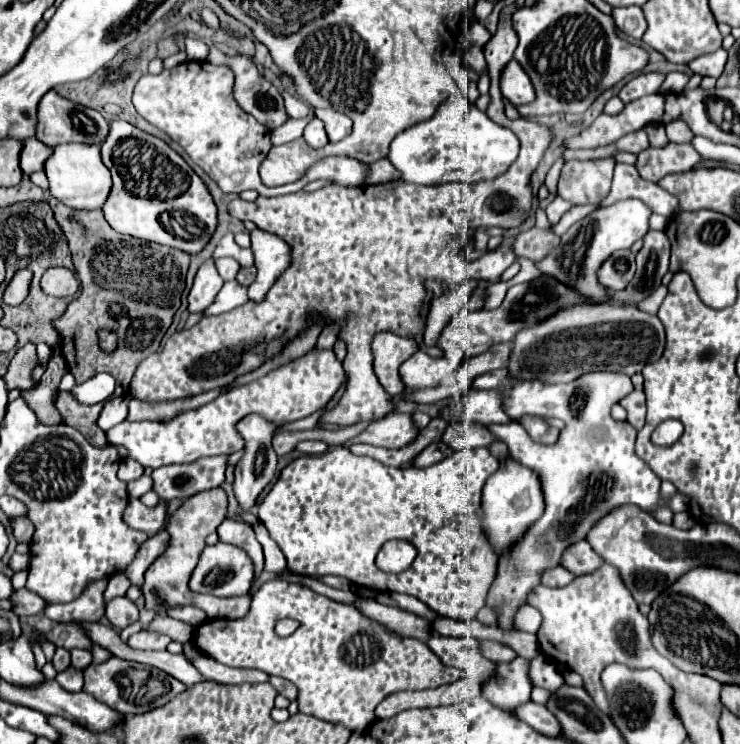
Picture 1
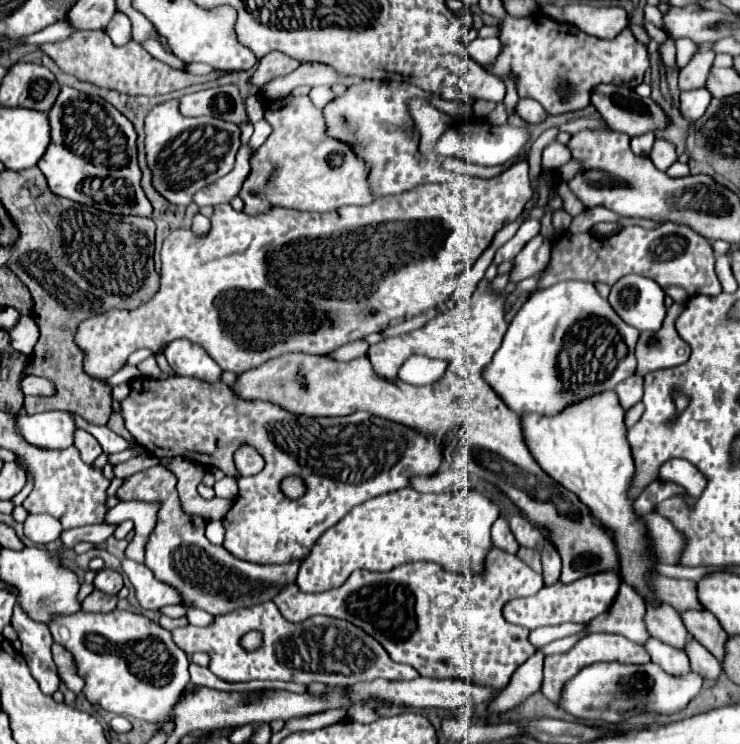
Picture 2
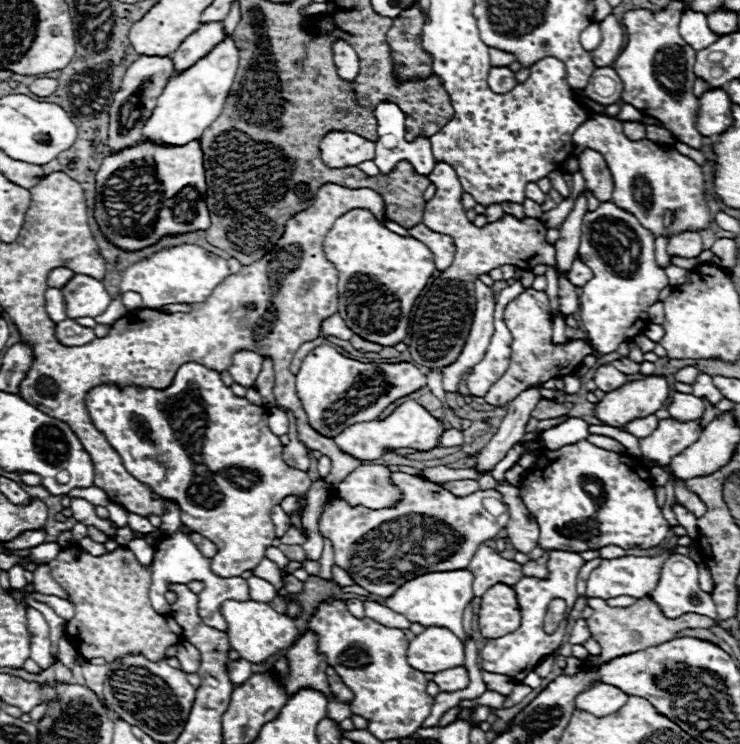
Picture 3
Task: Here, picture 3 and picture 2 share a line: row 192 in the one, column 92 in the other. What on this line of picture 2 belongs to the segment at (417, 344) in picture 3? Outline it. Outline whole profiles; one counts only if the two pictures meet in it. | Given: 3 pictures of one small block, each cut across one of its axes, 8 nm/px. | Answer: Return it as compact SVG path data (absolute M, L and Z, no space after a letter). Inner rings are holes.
M76 430L76 434L74 434L74 446L78 448L80 458L84 462L94 462L102 454L102 448L100 448L98 440L92 434L88 434L86 430Z

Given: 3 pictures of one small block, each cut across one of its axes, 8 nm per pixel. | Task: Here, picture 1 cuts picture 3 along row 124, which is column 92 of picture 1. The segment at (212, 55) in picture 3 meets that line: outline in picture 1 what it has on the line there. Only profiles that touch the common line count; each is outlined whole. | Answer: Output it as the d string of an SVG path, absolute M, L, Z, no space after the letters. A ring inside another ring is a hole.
M58 144L52 156L44 162L44 172L50 182L50 194L70 208L102 208L102 202L106 202L106 194L112 186L110 170L106 170L100 158L100 146L94 144Z

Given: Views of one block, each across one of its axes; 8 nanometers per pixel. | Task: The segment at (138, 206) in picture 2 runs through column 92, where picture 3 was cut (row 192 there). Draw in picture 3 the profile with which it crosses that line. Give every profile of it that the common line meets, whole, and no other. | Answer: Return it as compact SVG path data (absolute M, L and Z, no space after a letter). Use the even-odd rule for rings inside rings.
M200 138L182 148L146 140L122 148L122 152L108 154L96 174L94 218L102 234L124 250L152 246L166 234L206 230L210 226L210 212L206 206Z

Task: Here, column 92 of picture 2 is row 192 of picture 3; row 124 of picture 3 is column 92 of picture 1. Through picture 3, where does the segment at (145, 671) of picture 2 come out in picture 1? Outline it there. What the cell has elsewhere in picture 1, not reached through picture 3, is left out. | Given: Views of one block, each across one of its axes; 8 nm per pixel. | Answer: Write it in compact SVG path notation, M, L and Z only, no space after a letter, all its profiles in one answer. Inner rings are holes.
M108 578L88 582L84 592L68 604L50 604L44 614L56 622L100 622L104 616L104 590Z

